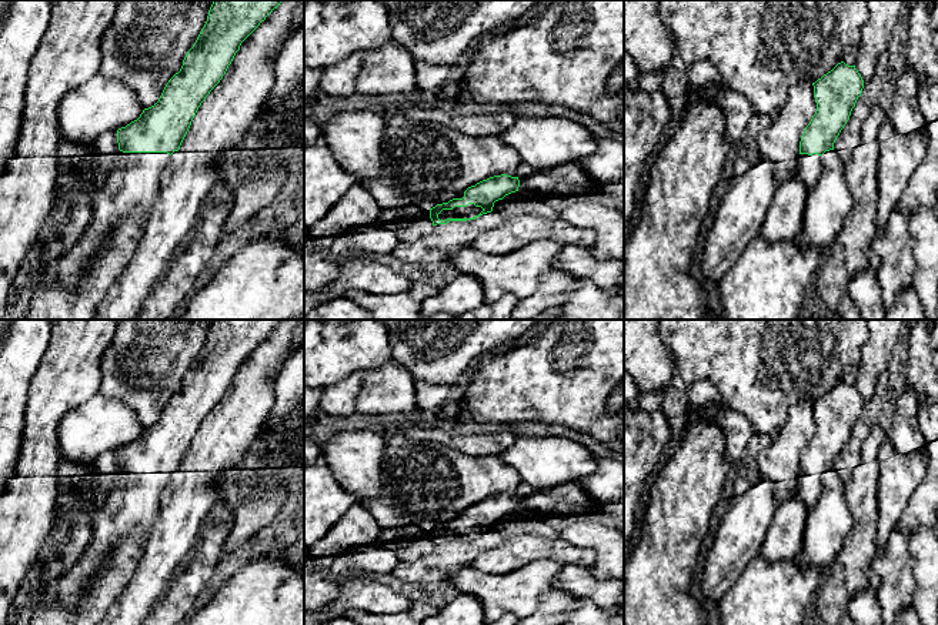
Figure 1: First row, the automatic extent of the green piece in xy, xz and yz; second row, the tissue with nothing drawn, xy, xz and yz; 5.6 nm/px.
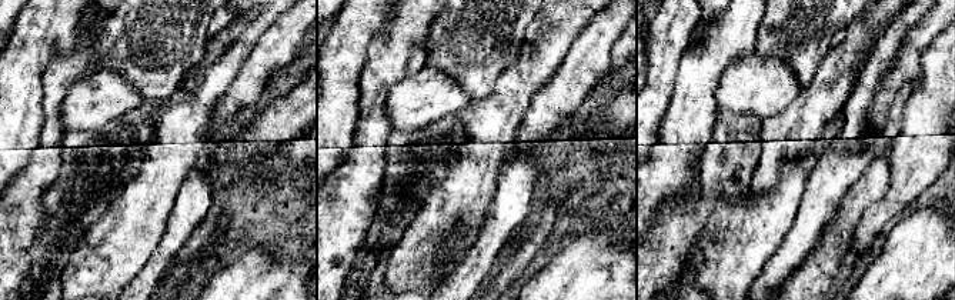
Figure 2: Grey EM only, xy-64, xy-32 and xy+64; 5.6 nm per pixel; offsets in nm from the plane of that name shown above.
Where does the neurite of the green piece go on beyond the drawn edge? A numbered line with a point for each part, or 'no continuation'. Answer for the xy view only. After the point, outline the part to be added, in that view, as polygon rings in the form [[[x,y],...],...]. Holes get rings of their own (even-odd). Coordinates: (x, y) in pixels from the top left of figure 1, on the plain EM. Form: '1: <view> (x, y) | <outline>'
1: xy (133, 507) | [[[118,472],[116,475],[116,484],[106,505],[96,511],[89,547],[74,566],[60,579],[57,604],[61,608],[71,609],[80,598],[81,585],[103,569],[106,558],[123,538],[130,534],[140,534],[144,544],[148,541],[158,519],[161,494],[167,488],[170,477],[167,472]]]

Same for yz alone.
1: yz (808, 487) | [[[800,474],[797,479],[797,497],[804,502],[810,511],[817,507],[822,491],[822,478],[818,474]]]

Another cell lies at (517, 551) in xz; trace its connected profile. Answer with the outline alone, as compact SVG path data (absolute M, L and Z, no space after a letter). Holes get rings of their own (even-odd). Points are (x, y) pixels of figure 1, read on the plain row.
M524 532L504 538L504 544L491 551L483 551L471 566L484 574L505 575L544 558L563 565L574 564L591 568L595 564L597 552L570 545L560 537L548 538Z

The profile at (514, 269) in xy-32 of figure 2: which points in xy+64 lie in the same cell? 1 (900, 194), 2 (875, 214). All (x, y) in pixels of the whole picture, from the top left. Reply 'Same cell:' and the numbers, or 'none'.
Same cell: none

